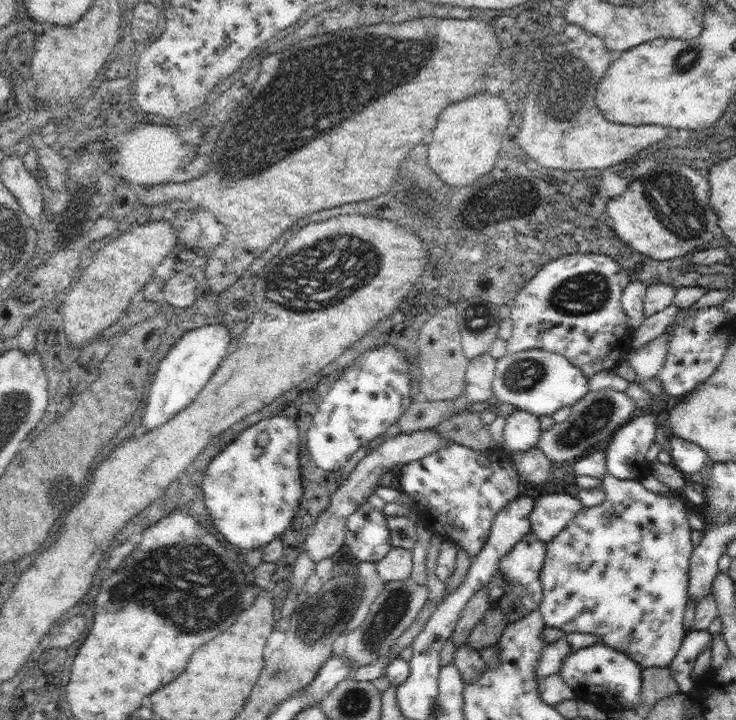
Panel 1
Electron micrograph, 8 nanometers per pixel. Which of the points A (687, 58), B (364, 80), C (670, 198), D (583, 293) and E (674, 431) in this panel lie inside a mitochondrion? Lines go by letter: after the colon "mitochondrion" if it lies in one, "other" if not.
A: mitochondrion
B: mitochondrion
C: mitochondrion
D: mitochondrion
E: other

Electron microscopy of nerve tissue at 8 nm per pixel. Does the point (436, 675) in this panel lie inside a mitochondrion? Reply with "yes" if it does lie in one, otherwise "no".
no

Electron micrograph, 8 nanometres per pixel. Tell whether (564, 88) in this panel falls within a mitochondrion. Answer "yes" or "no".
yes

